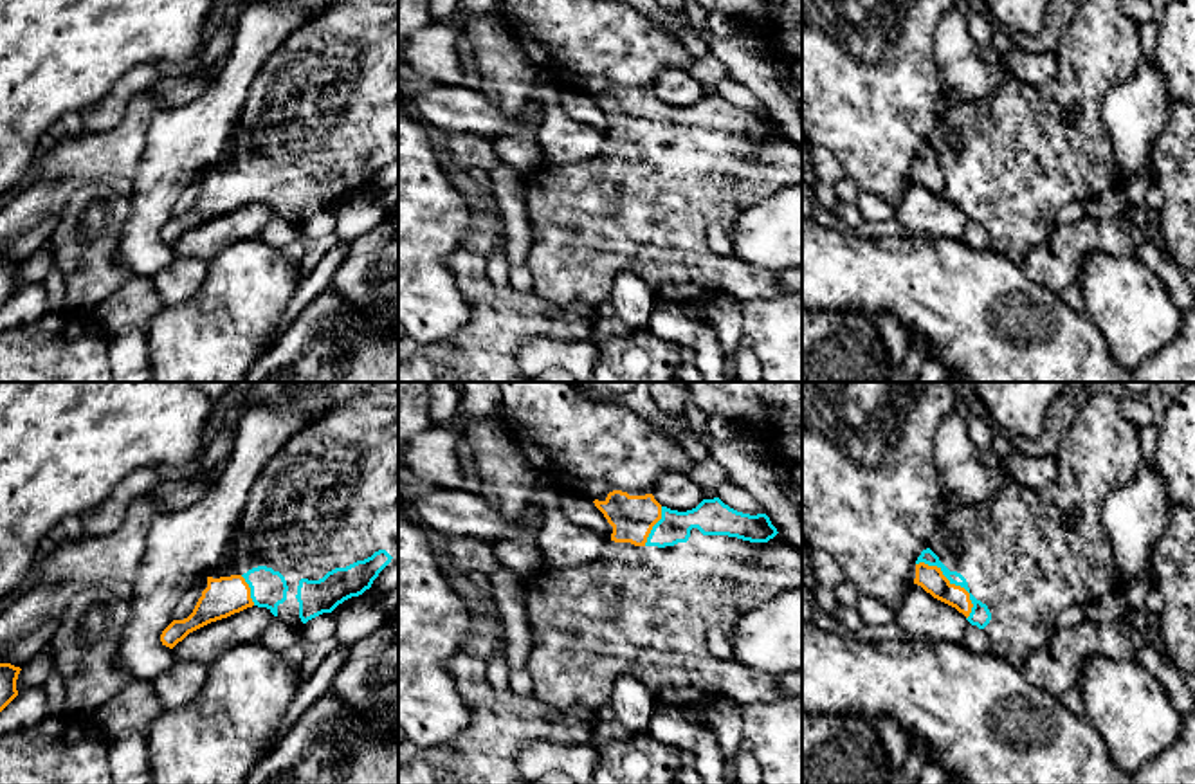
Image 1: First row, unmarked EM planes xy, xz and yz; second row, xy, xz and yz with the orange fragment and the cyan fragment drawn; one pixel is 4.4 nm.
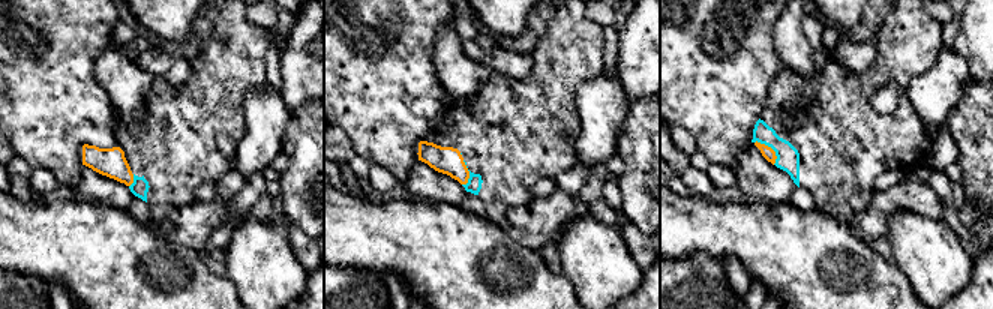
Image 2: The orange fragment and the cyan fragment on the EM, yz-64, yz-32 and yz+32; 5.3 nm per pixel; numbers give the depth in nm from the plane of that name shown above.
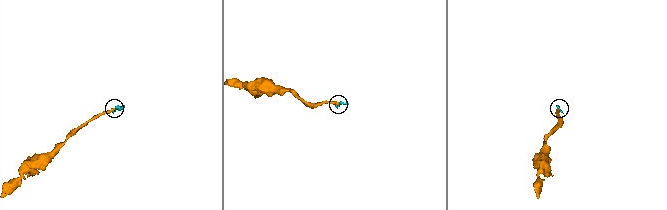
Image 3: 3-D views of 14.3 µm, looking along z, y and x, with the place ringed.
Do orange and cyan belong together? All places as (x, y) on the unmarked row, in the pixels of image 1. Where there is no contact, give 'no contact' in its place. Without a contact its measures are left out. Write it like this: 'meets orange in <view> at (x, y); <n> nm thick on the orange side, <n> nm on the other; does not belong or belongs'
meets orange in yz at (954, 181); 110 nm thick on the orange side, 90 nm on the other; belongs

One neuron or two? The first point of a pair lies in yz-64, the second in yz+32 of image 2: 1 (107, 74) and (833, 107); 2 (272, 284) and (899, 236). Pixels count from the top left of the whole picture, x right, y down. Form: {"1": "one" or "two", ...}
{"1": "two", "2": "one"}

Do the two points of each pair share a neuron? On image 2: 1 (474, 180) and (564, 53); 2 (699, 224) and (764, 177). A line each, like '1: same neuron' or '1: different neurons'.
1: same neuron
2: different neurons

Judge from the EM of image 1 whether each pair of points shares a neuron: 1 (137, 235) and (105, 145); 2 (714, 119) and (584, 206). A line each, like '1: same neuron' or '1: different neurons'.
1: different neurons
2: same neuron

